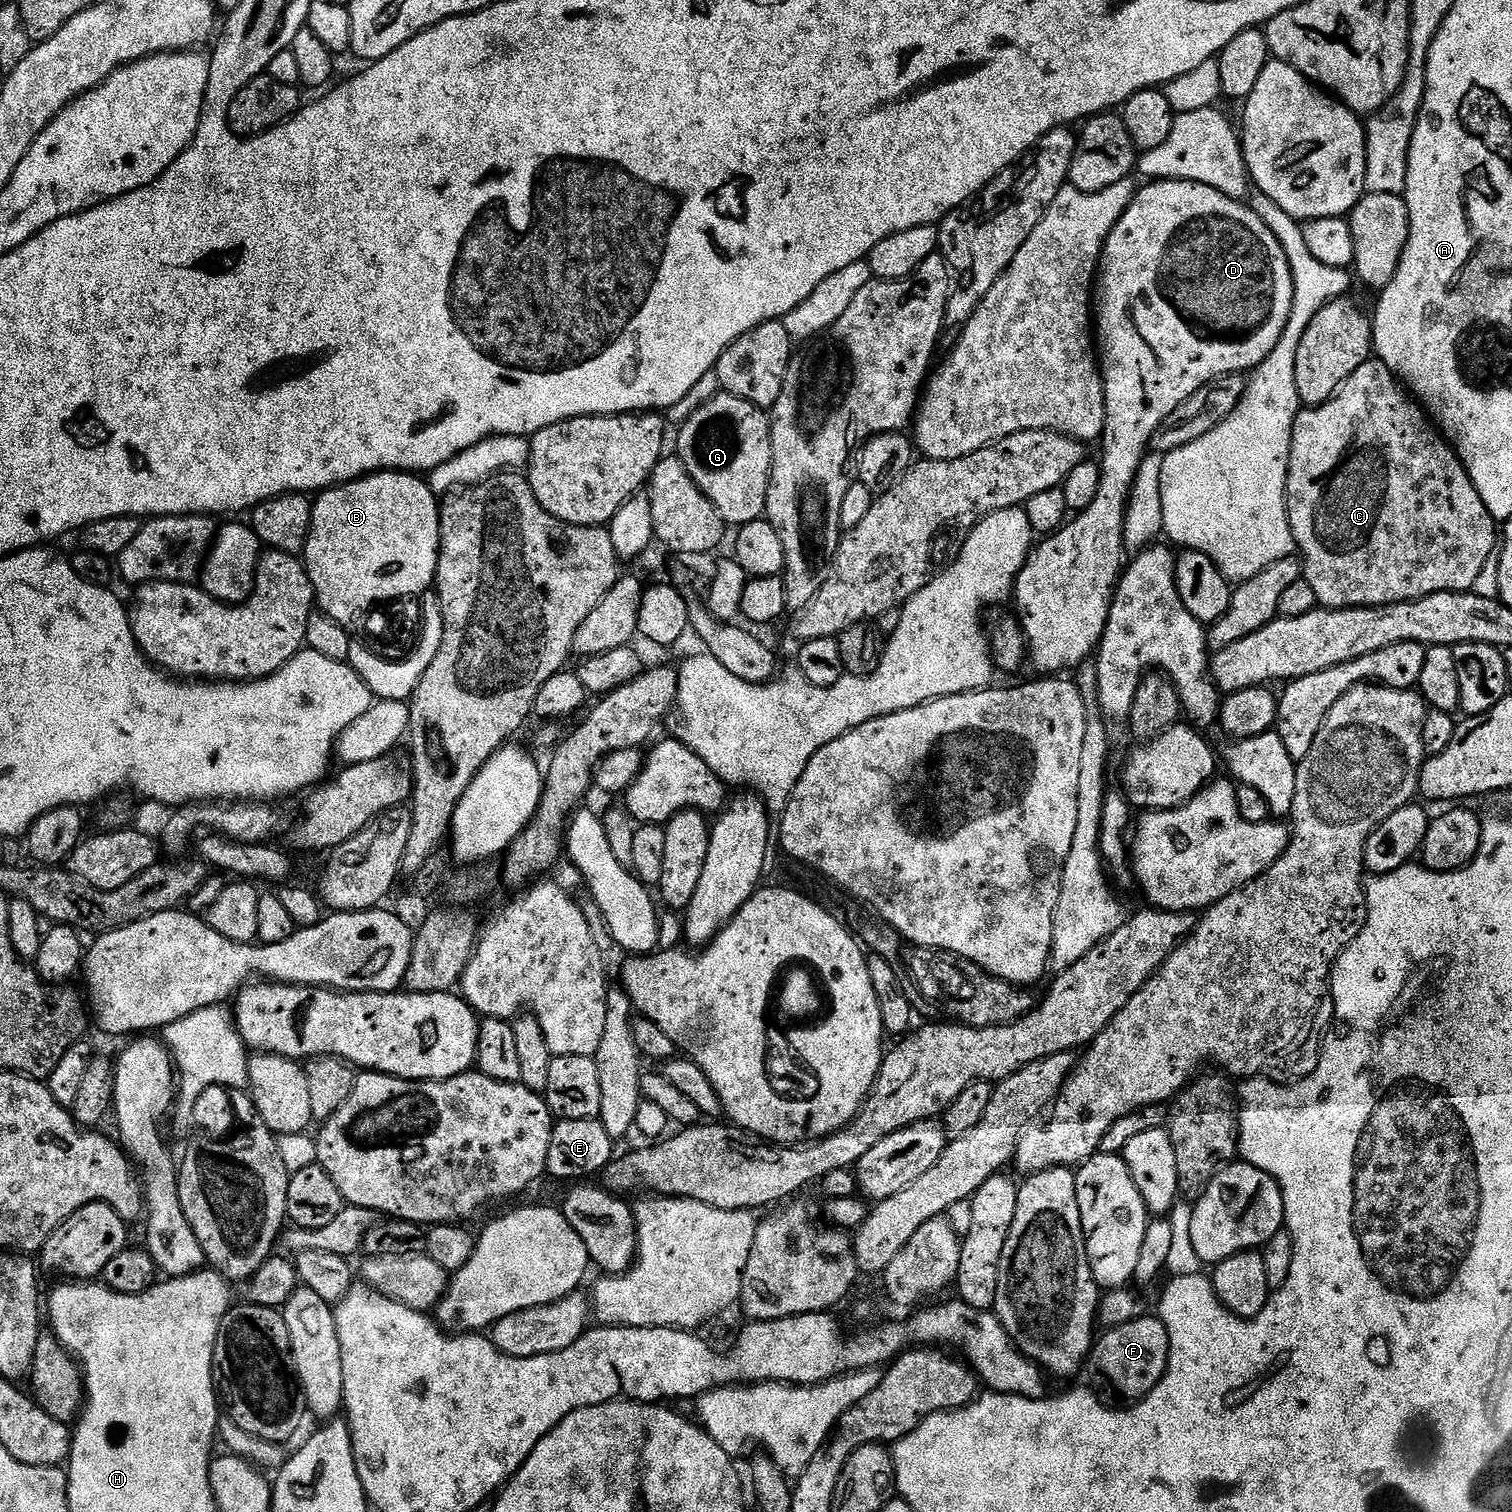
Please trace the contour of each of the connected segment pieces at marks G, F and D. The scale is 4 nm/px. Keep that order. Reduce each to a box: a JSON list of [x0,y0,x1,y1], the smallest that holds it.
[[675,390,772,525],[1086,1314,1170,1406],[1014,180,1294,674]]

